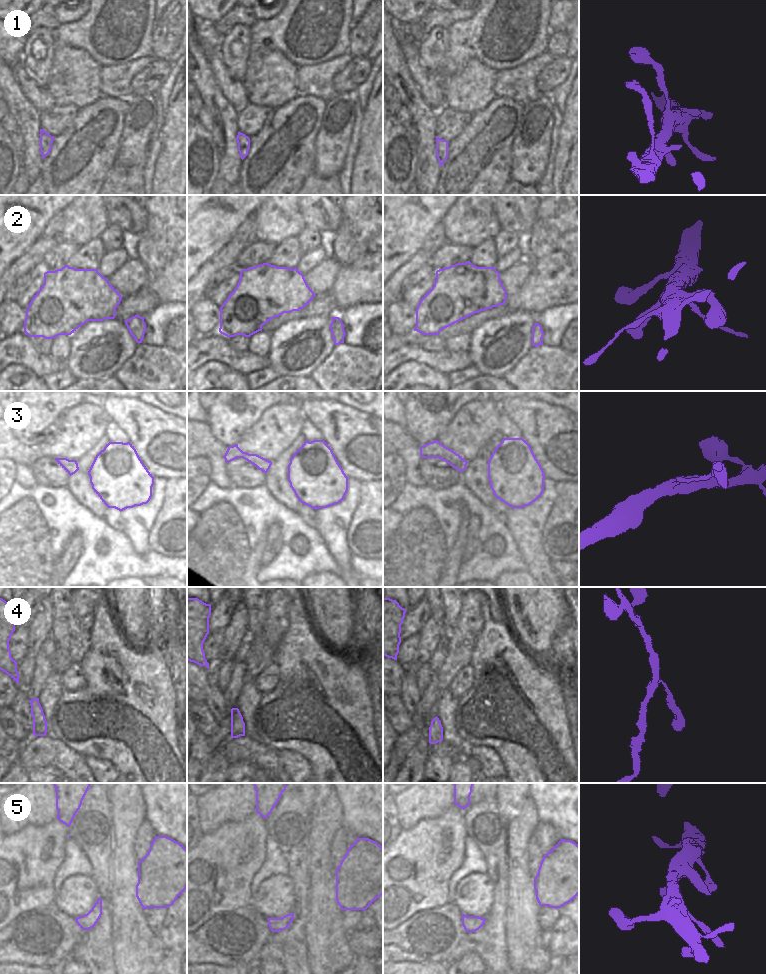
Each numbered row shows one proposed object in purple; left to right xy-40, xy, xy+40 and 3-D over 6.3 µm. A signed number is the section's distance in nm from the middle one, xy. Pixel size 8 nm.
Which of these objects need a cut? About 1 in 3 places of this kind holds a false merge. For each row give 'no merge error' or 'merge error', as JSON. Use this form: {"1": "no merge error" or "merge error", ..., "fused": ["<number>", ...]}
{"1": "no merge error", "2": "merge error", "3": "no merge error", "4": "no merge error", "5": "no merge error", "fused": ["2"]}

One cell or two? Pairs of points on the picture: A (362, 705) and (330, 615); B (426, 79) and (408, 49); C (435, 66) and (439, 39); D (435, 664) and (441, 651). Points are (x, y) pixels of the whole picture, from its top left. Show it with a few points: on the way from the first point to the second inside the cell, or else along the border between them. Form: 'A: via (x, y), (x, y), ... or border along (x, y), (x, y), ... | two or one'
A: border along (325, 643), (333, 651), (348, 657) | two
B: via (419, 72), (414, 66), (411, 56) | one
C: via (435, 59), (435, 46) | one
D: via (436, 661), (439, 654) | one

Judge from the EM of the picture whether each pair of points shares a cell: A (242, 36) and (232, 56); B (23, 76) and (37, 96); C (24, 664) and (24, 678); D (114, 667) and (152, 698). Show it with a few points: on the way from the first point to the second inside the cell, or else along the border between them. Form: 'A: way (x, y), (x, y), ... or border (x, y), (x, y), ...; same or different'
A: way (237, 41), (234, 51); same
B: way (25, 81), (33, 91); same
C: way (24, 667), (24, 675); same
D: way (123, 677), (142, 696); same

